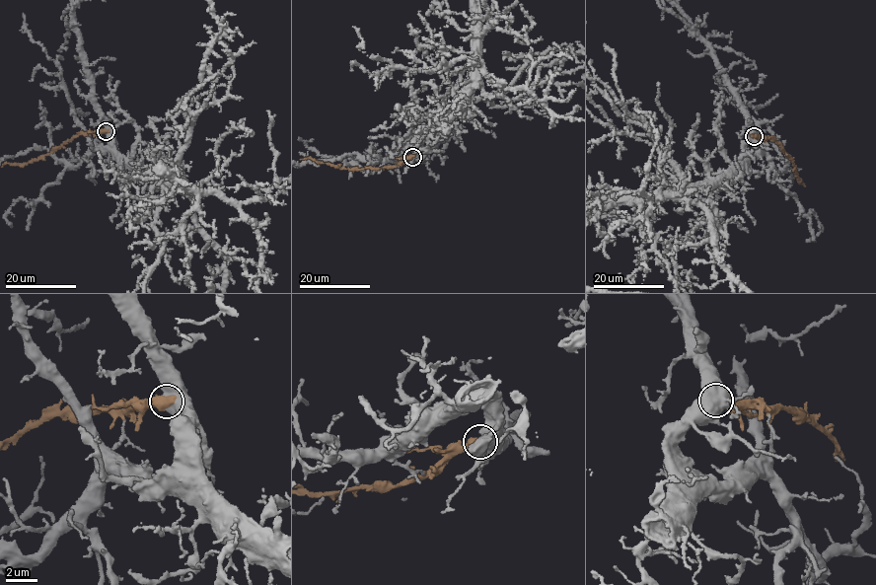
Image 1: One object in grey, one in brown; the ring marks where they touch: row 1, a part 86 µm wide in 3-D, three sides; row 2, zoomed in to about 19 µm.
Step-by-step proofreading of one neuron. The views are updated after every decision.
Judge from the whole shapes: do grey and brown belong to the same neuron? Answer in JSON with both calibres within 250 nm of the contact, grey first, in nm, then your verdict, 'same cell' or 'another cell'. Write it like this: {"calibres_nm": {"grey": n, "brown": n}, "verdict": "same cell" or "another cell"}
{"calibres_nm": {"grey": 750, "brown": 700}, "verdict": "another cell"}

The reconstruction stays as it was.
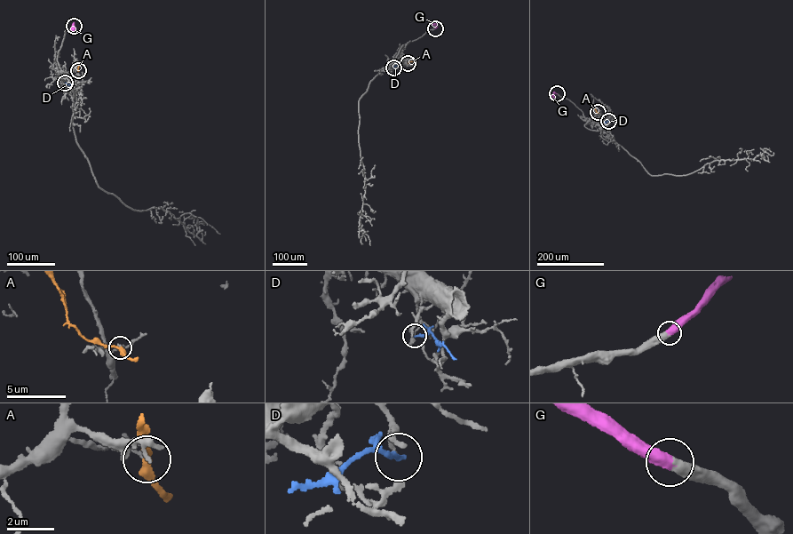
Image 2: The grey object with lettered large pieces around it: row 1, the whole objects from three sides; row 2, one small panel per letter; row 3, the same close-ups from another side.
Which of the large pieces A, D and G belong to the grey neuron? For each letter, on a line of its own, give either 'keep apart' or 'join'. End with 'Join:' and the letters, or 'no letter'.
A: join
D: keep apart
G: join
Join: A, G

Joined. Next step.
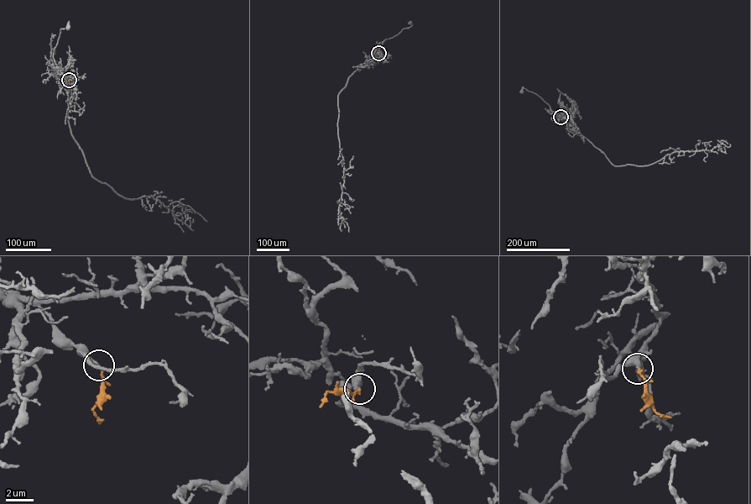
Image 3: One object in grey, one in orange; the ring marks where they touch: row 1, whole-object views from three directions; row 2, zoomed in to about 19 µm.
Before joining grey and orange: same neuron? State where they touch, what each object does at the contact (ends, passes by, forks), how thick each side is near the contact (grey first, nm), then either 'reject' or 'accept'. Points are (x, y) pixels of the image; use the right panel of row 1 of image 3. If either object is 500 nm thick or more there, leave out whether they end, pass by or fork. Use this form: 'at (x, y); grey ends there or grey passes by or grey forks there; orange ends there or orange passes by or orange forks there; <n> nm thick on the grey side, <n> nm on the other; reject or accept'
at (560, 117); grey ends there; orange ends there; 200 nm thick on the grey side, 200 nm on the other; accept

